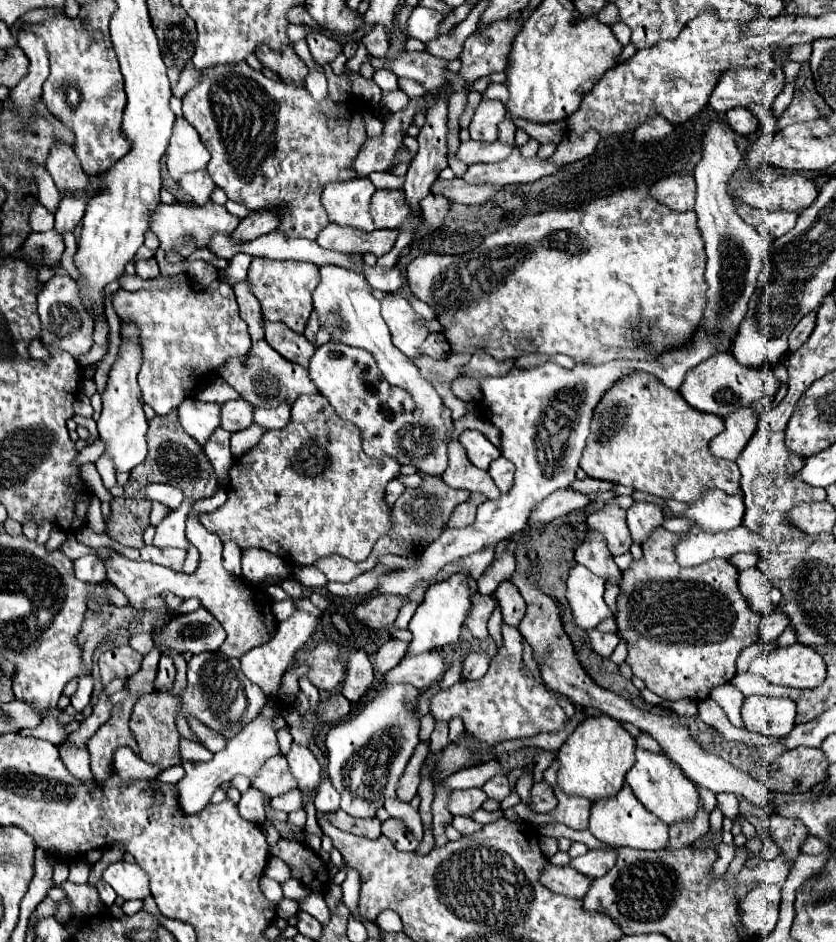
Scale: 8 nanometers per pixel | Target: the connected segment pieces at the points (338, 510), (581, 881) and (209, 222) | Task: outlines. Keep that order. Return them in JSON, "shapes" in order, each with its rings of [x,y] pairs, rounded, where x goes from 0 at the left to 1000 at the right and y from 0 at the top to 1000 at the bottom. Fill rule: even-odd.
{"shapes":[[[[384,417],[360,419],[350,428],[348,447],[334,458],[317,460],[298,481],[281,489],[272,534],[255,545],[243,545],[240,555],[257,562],[267,574],[279,572],[288,583],[310,581],[324,585],[343,598],[372,600],[372,596],[398,587],[420,596],[434,596],[449,574],[468,564],[470,536],[461,532],[461,519],[477,502],[480,494],[470,485],[444,485],[434,479],[432,455],[408,445],[391,421]]],[[[657,916],[647,925],[645,935],[659,946],[666,946],[671,950],[693,952],[693,954],[700,952],[702,944],[707,939],[705,931],[697,931],[695,927],[688,927],[688,923],[683,923],[683,920],[669,920],[669,918],[661,918],[661,916]]],[[[193,215],[185,222],[181,245],[190,252],[193,264],[197,269],[212,266],[214,271],[221,273],[221,271],[228,271],[233,264],[245,262],[248,260],[248,252],[252,252],[252,247],[257,247],[257,245],[279,247],[286,237],[288,237],[288,232],[283,228],[274,226],[267,218],[252,215],[252,218],[243,218],[243,222],[238,222],[231,215],[226,215],[226,218],[197,218],[197,215]]]]}

